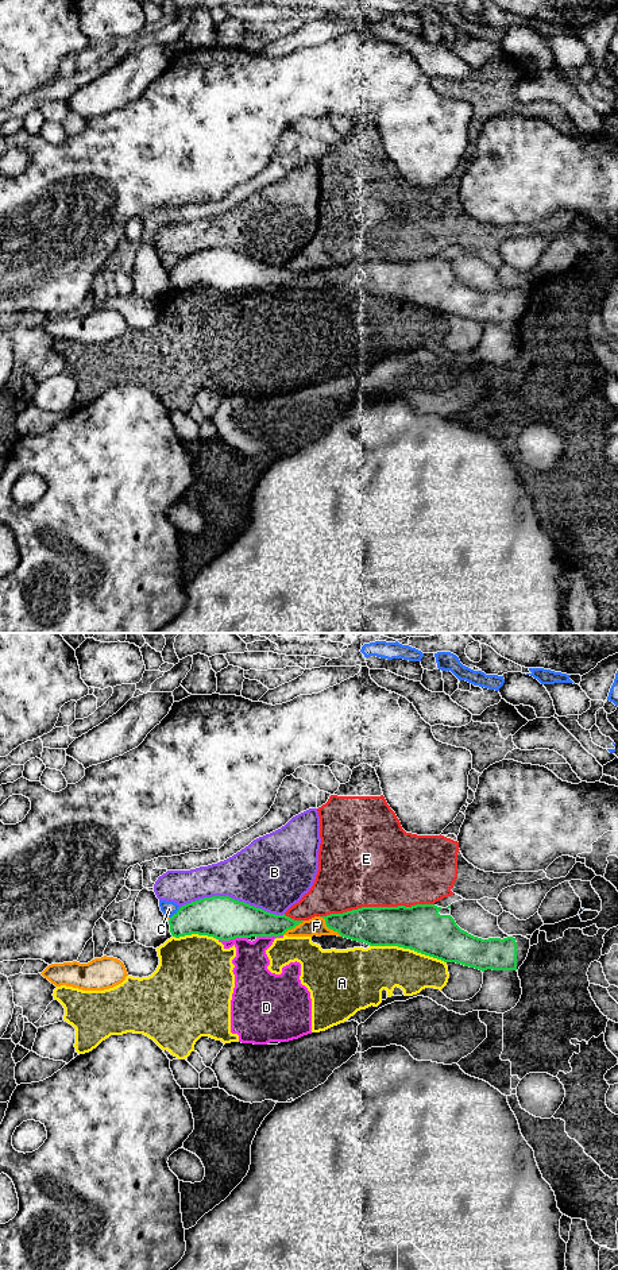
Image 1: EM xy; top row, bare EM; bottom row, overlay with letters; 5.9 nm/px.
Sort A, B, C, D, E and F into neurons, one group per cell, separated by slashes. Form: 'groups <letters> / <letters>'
groups A D / B / C / E / F

